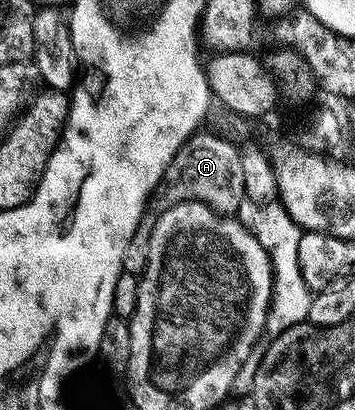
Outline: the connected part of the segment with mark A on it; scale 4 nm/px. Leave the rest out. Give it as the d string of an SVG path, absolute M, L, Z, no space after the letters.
M202 130L190 136L188 142L177 151L172 158L172 162L168 164L168 169L164 172L164 178L157 183L153 194L147 201L147 210L141 216L139 230L130 235L129 244L124 254L124 262L122 263L123 272L137 276L141 275L142 267L145 264L145 247L149 240L149 230L157 220L158 214L164 210L170 209L184 200L198 200L223 214L234 214L241 209L240 204L245 201L246 197L244 194L244 172L242 170L240 148L236 144L234 146L230 141L206 131Z

